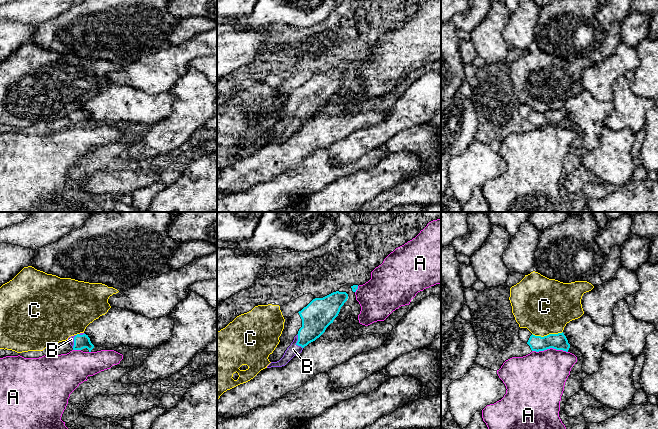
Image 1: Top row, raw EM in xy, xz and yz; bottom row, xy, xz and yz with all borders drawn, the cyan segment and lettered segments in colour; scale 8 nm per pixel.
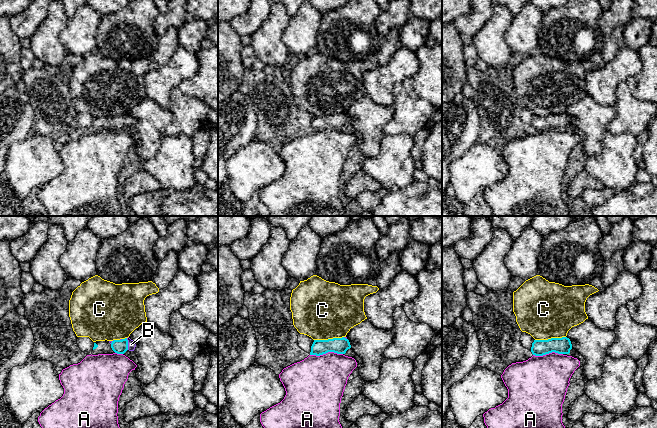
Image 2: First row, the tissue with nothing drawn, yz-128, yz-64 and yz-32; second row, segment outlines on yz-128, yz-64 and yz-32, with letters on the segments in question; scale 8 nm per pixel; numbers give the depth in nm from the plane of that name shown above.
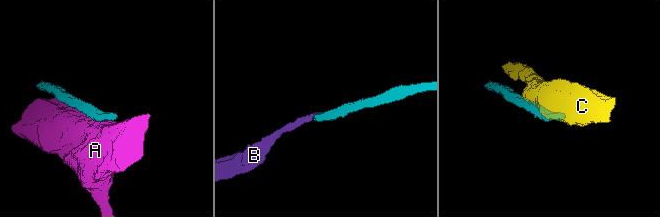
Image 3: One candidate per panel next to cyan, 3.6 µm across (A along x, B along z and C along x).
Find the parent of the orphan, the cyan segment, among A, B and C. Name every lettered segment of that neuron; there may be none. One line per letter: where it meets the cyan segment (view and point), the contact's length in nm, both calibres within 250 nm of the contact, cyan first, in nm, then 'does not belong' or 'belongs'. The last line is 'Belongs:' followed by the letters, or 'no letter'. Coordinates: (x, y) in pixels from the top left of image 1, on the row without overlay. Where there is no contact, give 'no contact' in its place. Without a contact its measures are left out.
A: yz (550, 123) | 280 nm | 130/400 nm | does not belong
B: xz (297, 118) | 130 nm | 220/90 nm | belongs
C: yz (547, 111) | 240 nm | 130/460 nm | does not belong
Belongs: B

